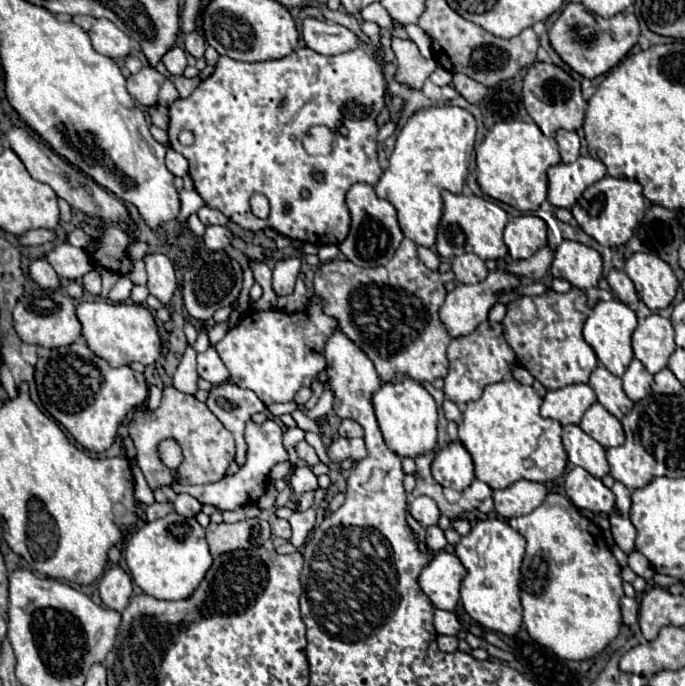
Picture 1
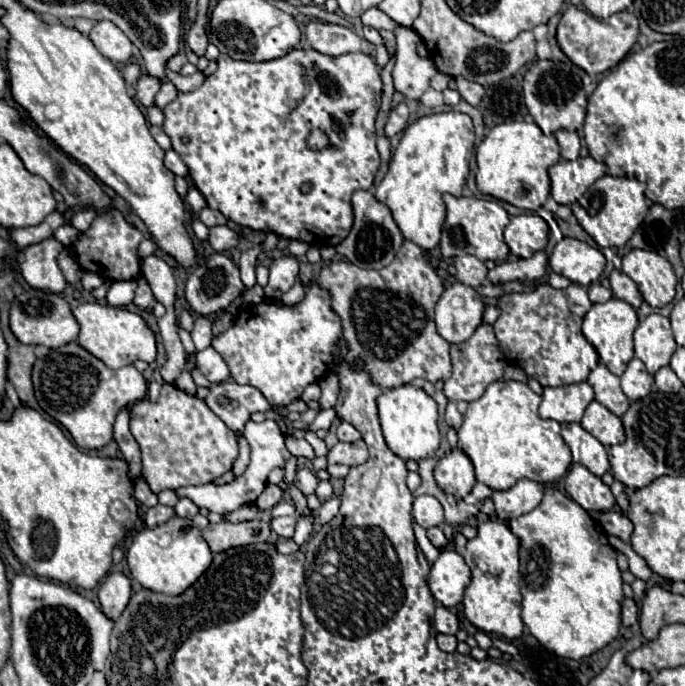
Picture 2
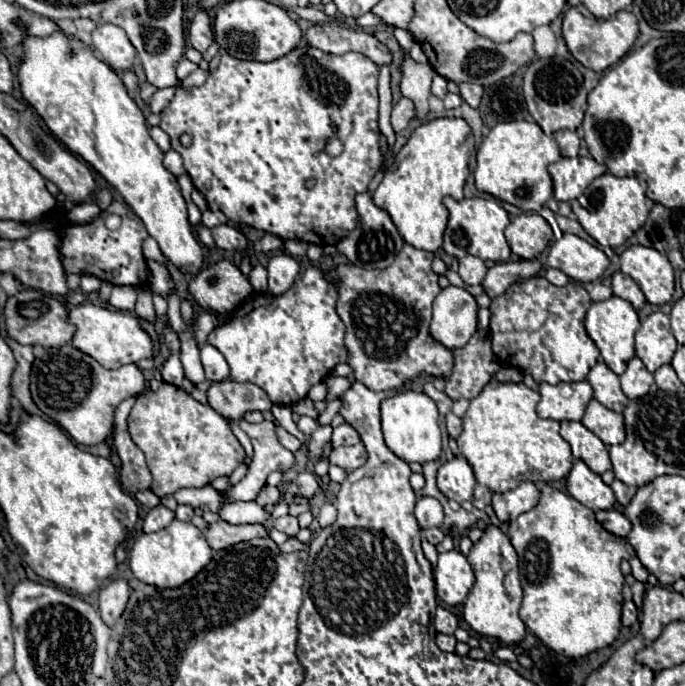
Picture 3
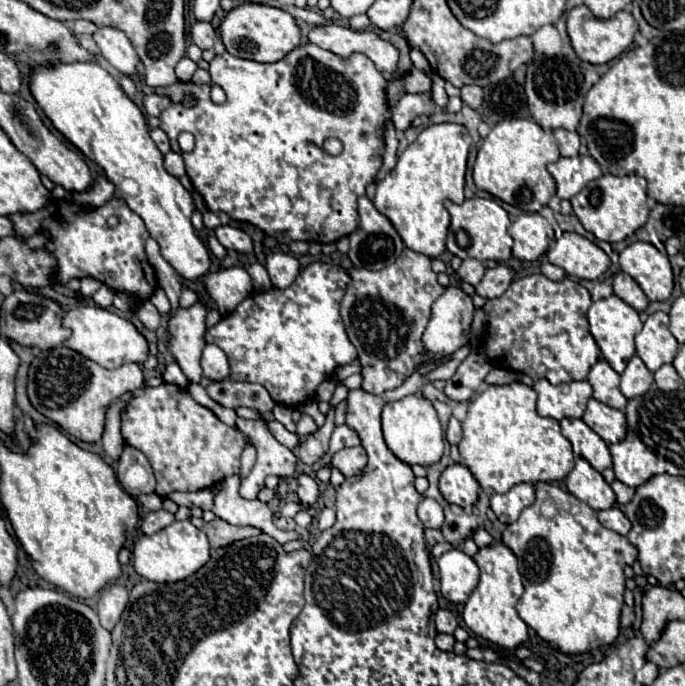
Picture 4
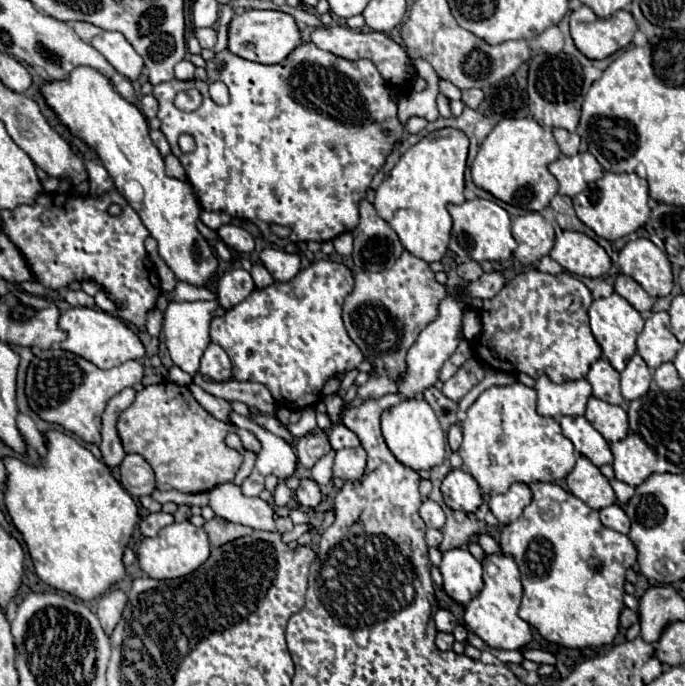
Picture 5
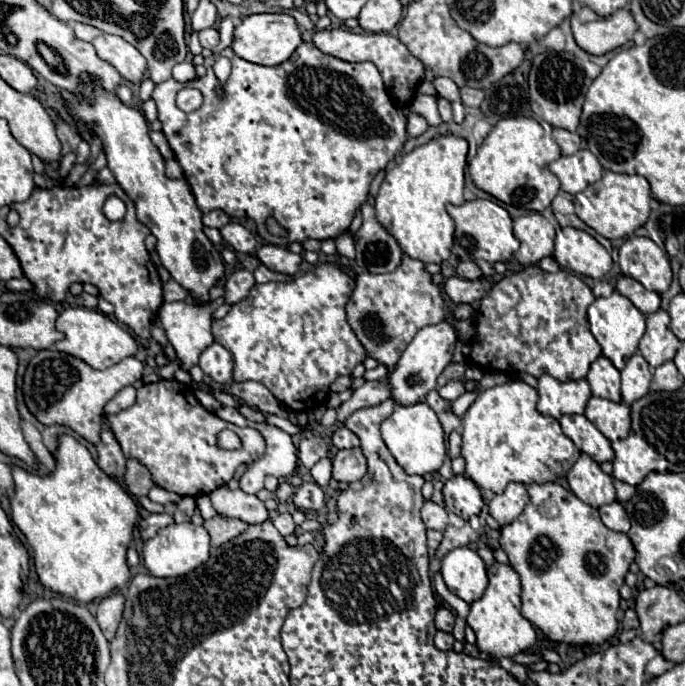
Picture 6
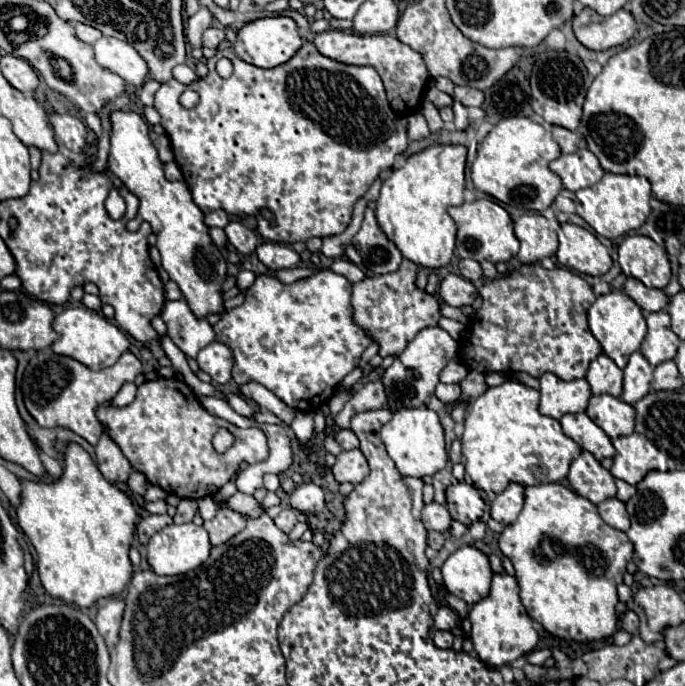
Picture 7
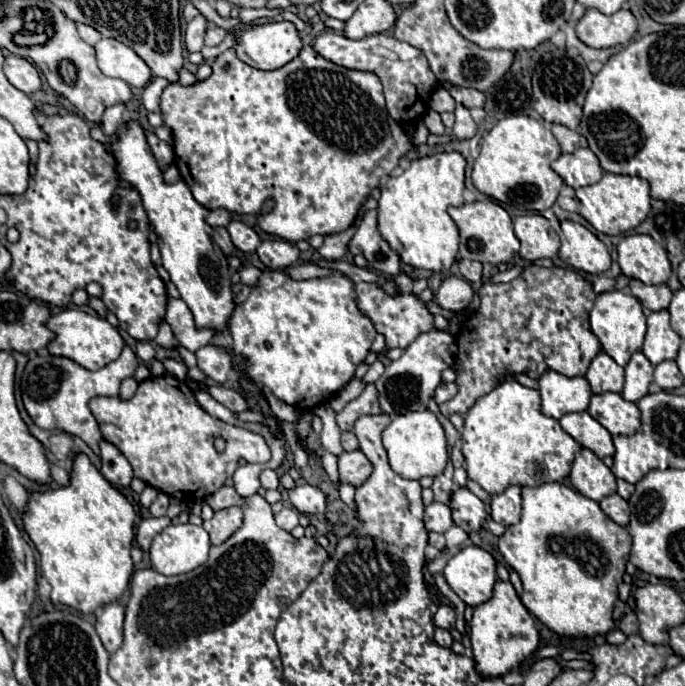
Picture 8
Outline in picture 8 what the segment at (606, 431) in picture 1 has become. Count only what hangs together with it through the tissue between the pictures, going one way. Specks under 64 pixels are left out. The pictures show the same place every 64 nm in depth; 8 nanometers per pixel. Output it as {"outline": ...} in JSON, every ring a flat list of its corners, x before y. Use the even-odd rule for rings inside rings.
{"outline":[[604,392,592,396,588,412,598,420,612,436,632,434,640,428,640,410,634,402,624,400,616,392]]}

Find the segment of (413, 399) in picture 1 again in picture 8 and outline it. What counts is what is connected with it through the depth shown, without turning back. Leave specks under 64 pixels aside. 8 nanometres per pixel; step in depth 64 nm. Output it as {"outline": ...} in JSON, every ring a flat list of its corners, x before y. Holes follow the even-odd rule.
{"outline":[[430,410,406,412,392,420,392,424,384,430,384,446,388,450,390,466,396,474,410,480,420,480,422,476,438,476,448,462,448,448,444,428,438,418]]}

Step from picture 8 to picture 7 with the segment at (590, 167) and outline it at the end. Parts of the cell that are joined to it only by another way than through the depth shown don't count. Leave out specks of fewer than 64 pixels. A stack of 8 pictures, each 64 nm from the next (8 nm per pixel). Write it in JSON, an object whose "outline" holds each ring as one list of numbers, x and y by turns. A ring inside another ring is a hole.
{"outline":[[587,148,574,154,562,154,558,160,550,162,550,170,558,172,562,184,572,192,592,186,604,175,599,160]]}

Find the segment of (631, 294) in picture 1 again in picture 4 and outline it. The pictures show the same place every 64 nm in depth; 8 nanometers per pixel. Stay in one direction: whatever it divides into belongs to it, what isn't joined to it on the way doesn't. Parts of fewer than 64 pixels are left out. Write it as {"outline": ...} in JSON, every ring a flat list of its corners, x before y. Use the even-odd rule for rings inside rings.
{"outline":[[622,272,616,274,616,278,614,278,614,294,620,296,626,304,636,308,638,312,646,310,646,306,650,304,648,296,642,292,642,288,636,284,636,280]]}

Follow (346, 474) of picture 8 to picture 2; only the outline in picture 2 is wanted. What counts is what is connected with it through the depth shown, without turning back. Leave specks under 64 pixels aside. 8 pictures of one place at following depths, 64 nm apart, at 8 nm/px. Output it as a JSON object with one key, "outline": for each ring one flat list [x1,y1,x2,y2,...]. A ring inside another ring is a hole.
{"outline":[[360,440,356,444,336,444,328,452,328,464,346,464,346,466,358,466,368,460,366,444]]}

